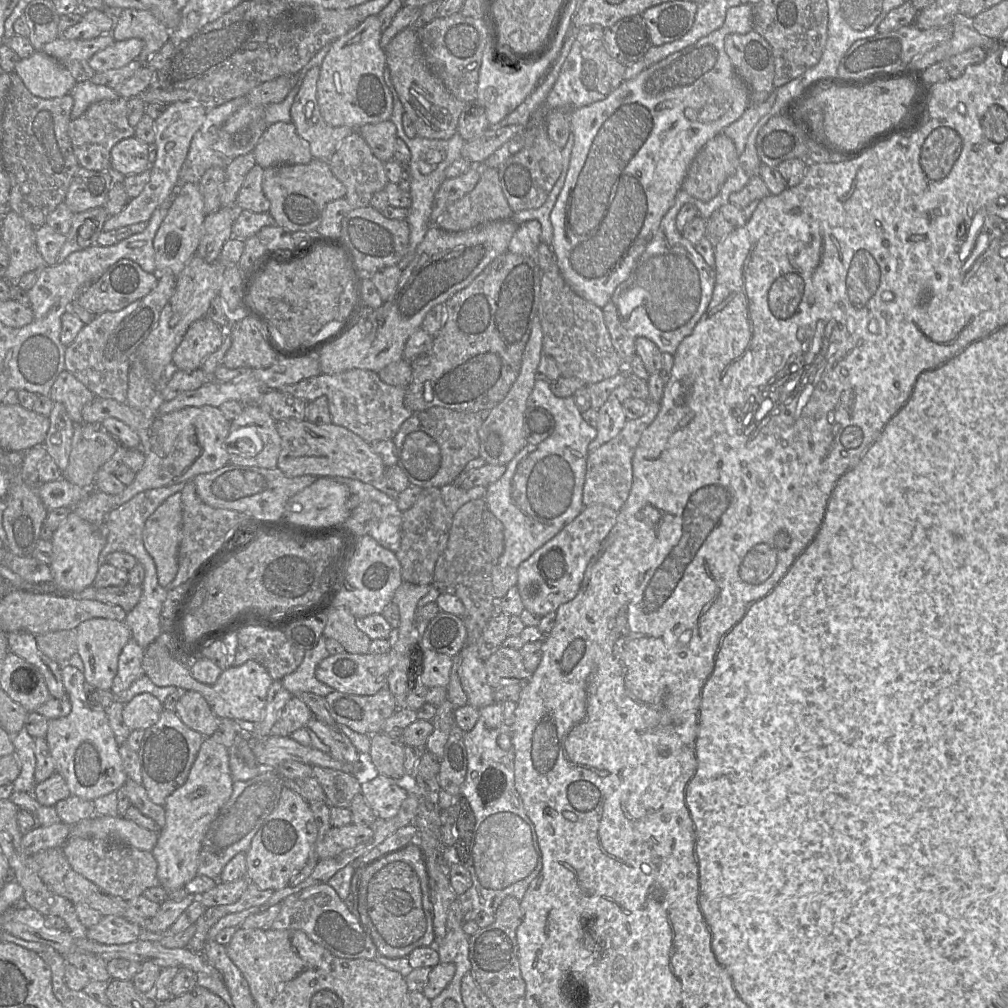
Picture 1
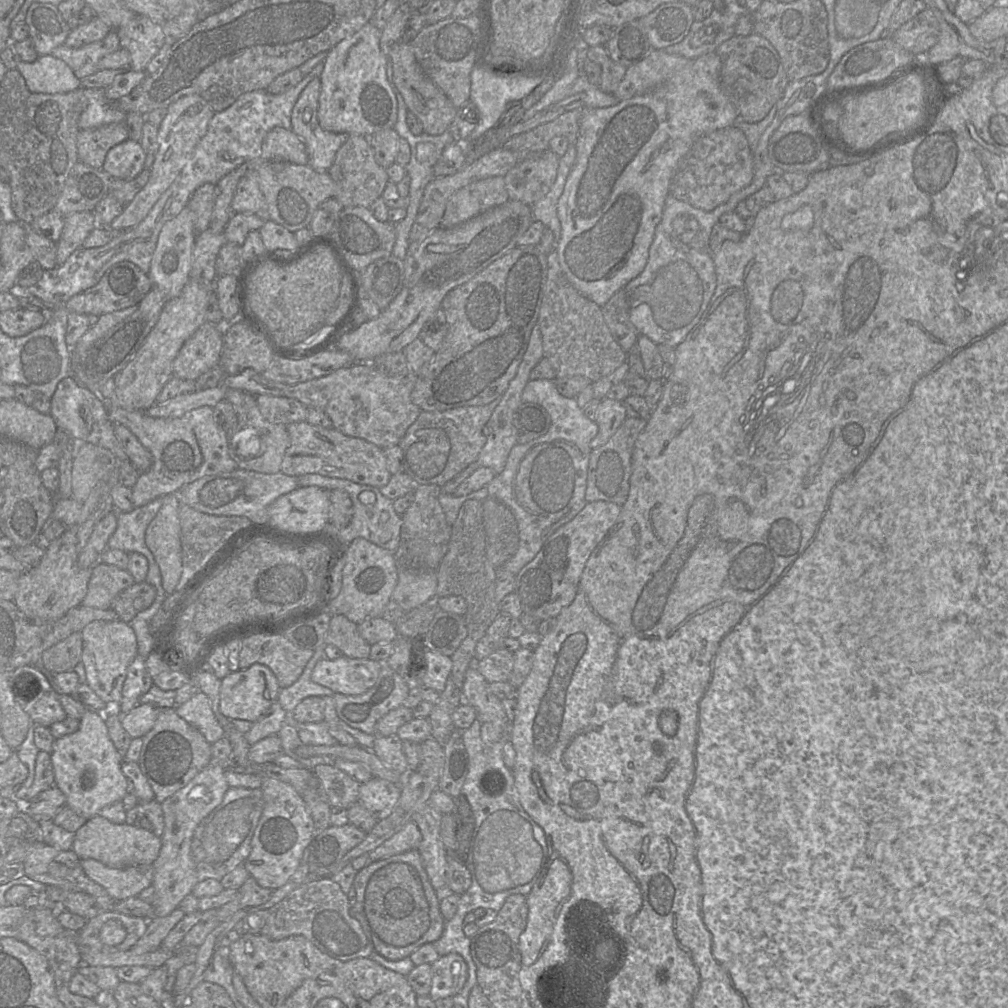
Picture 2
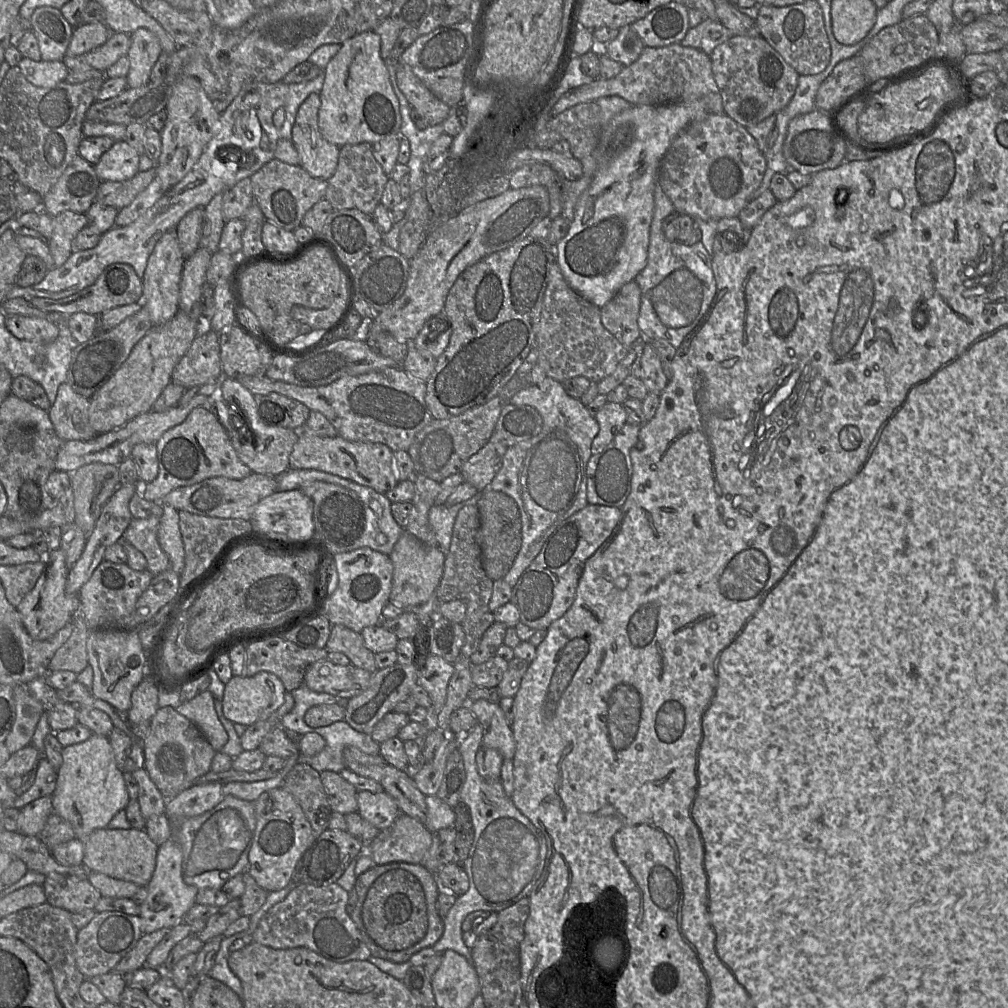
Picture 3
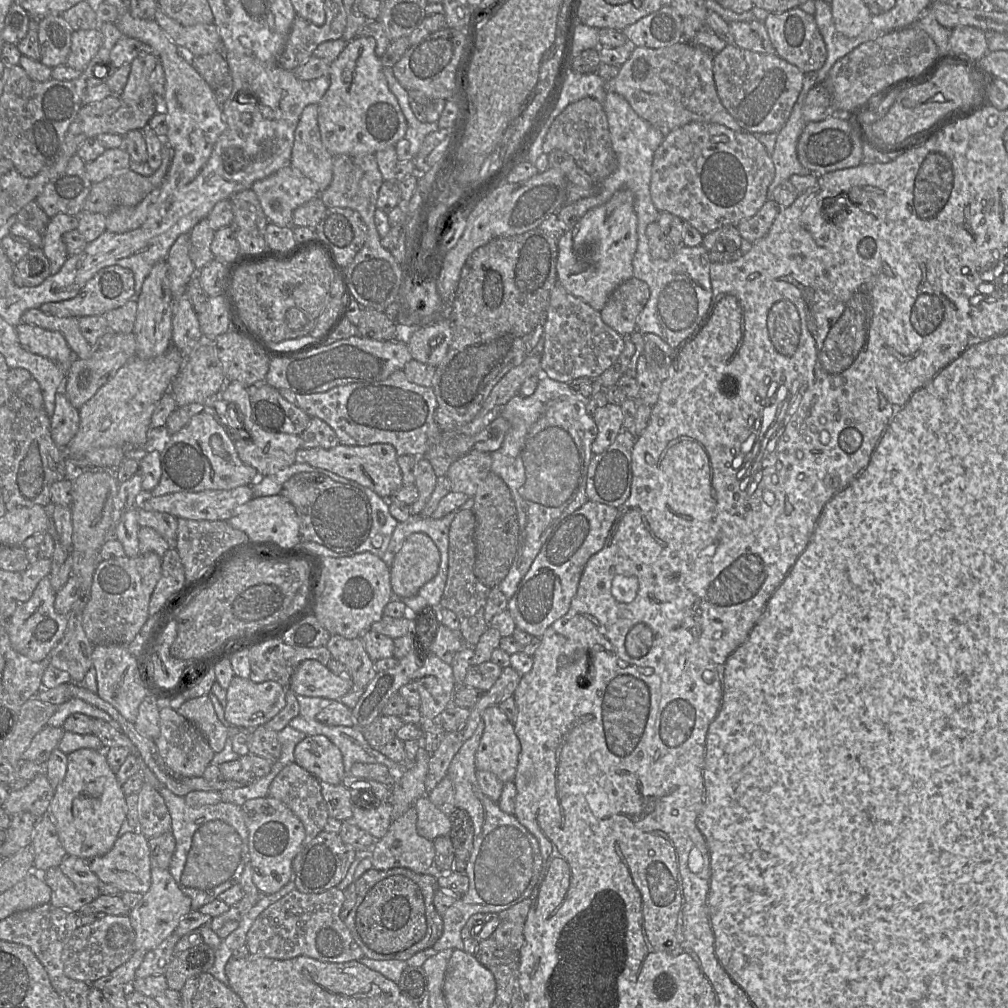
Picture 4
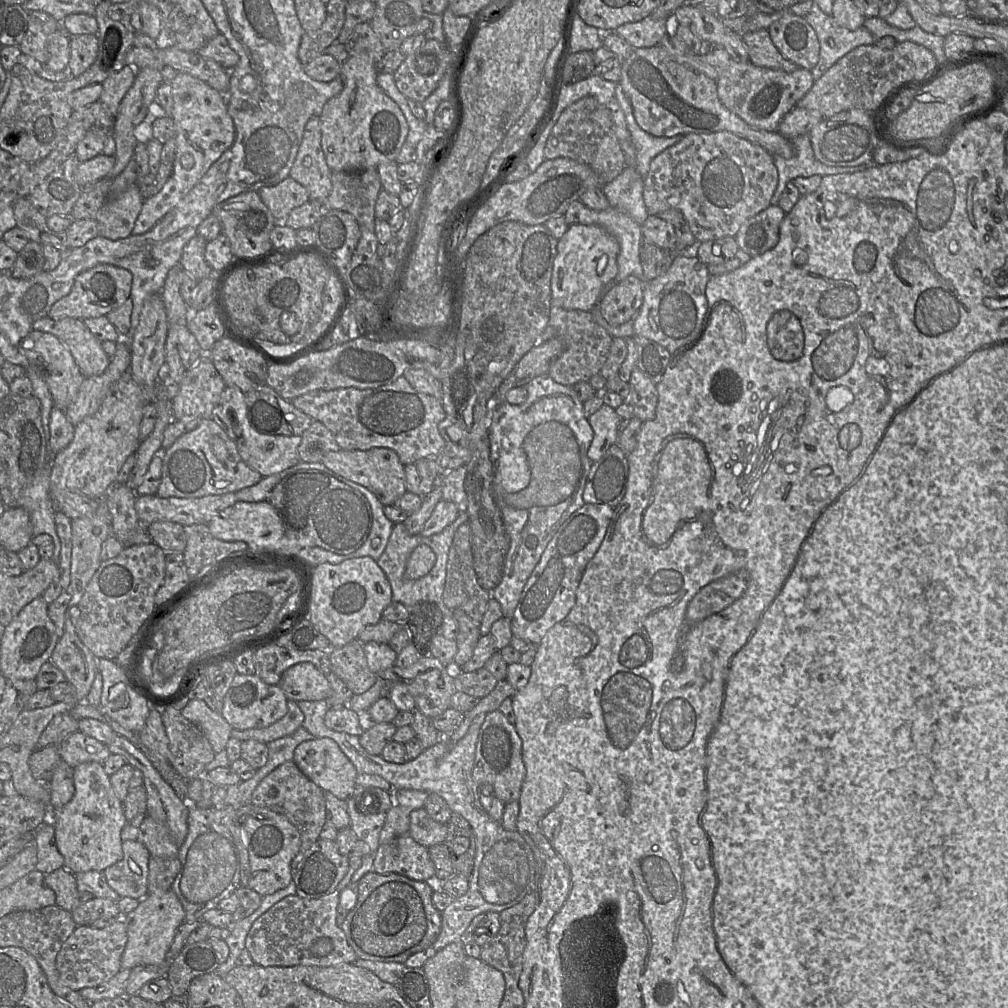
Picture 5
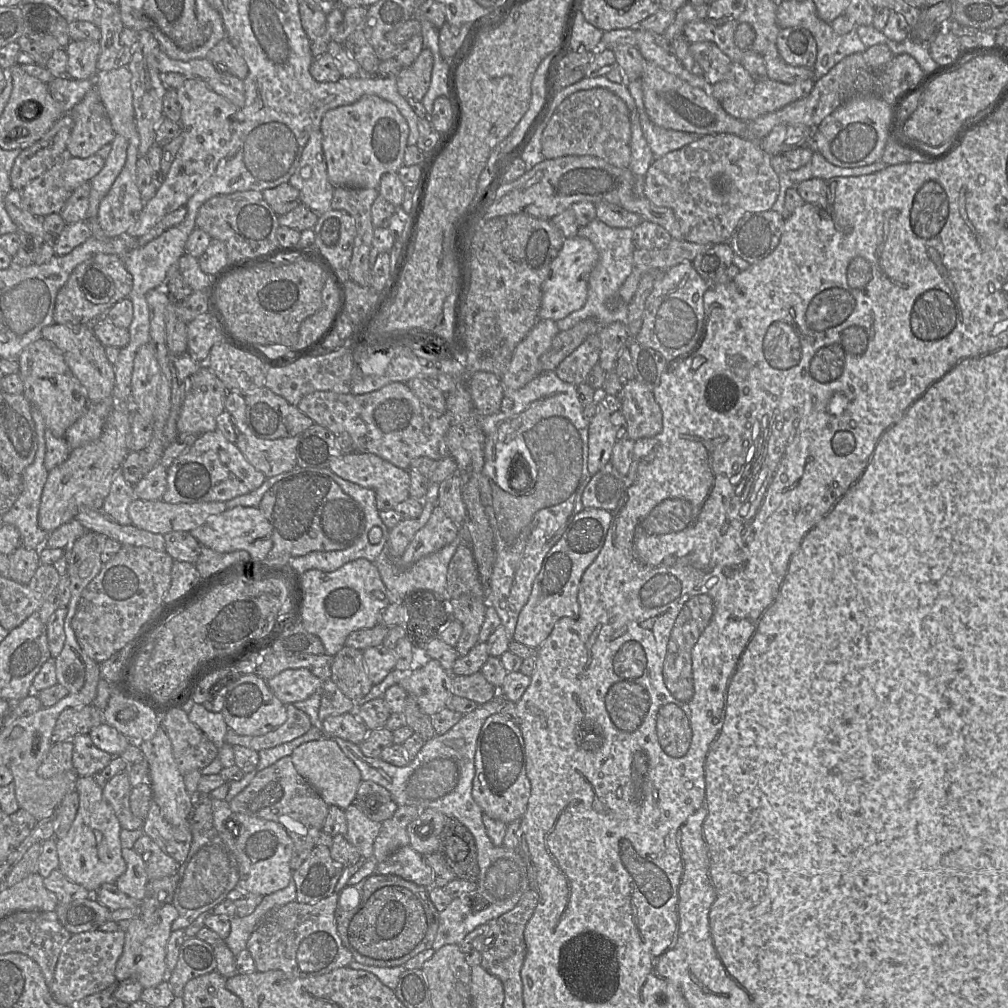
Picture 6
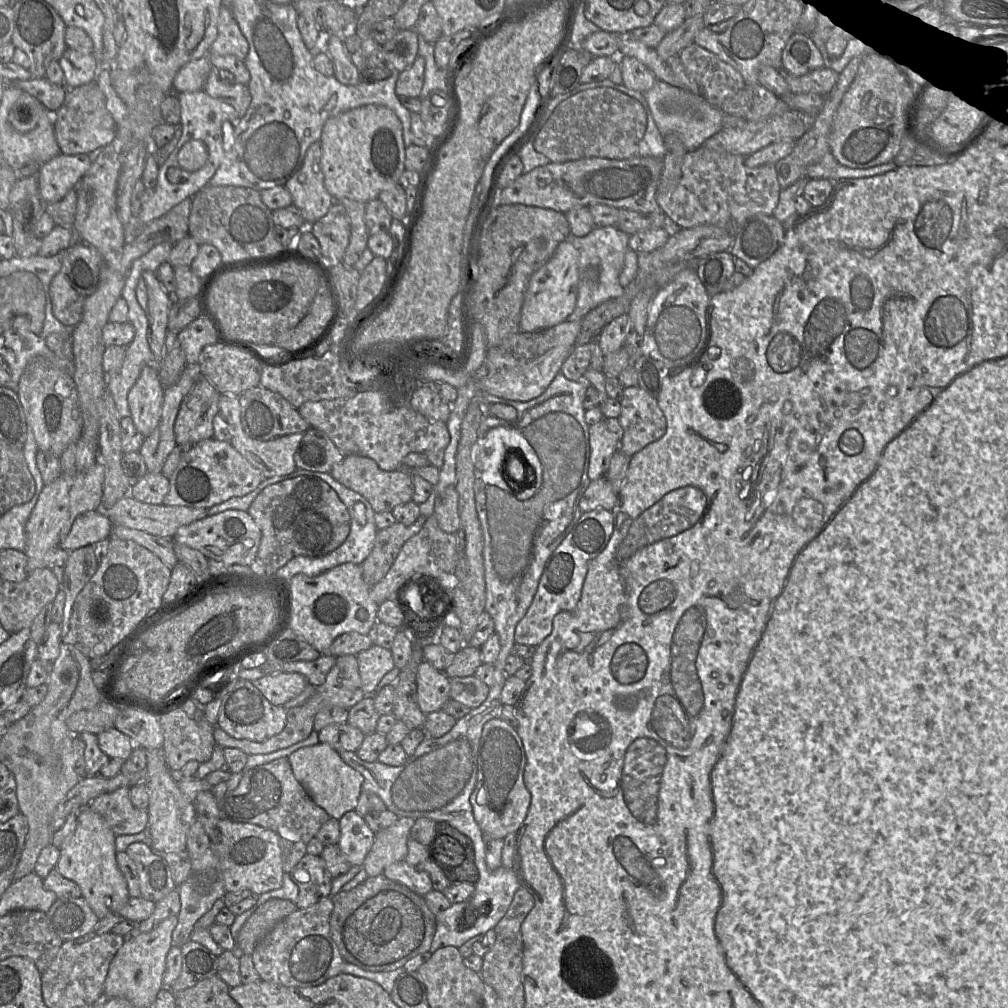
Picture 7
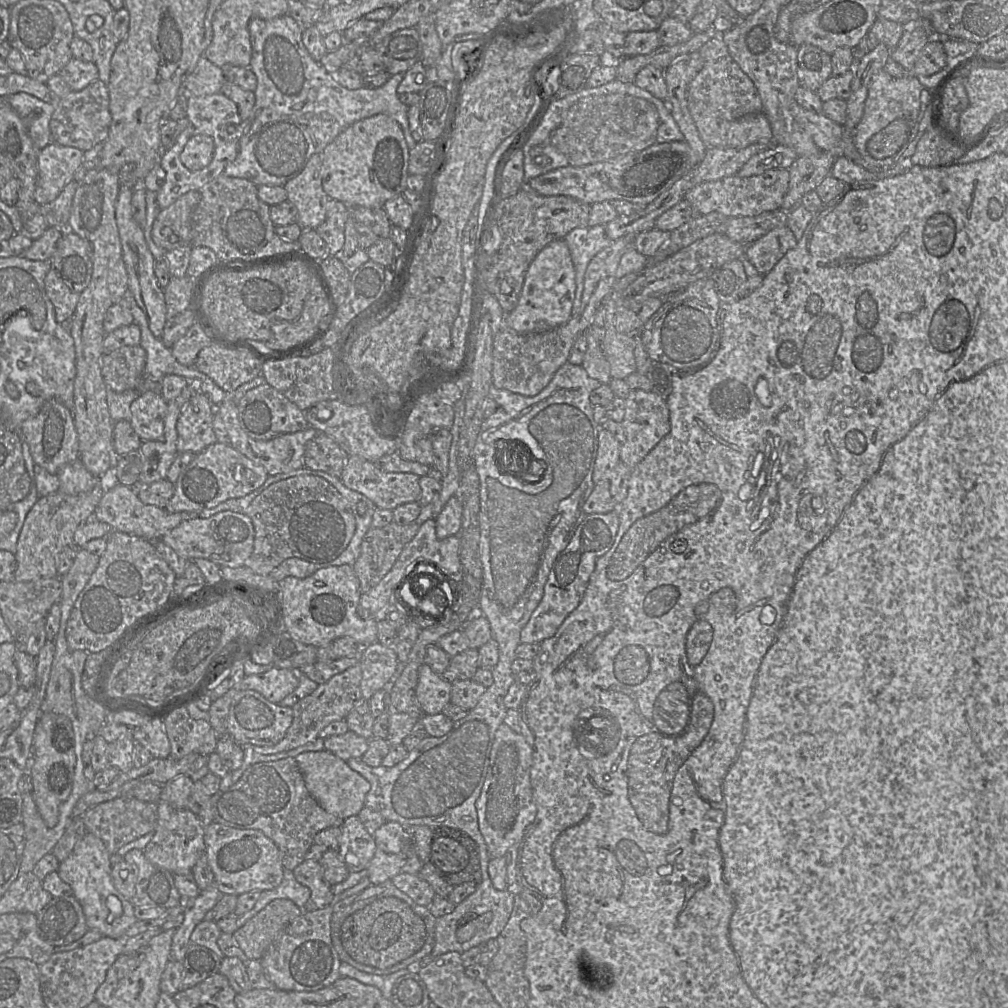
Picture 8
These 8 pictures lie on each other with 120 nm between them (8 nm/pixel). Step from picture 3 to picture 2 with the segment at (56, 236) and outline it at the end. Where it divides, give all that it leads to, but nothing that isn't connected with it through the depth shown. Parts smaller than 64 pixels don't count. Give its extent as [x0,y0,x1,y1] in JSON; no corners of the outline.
[56,211,99,265]

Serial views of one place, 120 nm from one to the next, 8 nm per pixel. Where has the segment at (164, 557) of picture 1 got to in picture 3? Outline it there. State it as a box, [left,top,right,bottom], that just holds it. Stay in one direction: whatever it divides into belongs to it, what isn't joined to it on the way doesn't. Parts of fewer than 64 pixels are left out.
[157,504,184,575]

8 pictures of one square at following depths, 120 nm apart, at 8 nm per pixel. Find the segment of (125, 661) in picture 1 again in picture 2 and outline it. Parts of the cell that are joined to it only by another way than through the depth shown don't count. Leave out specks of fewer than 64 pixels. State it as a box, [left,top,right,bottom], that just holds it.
[106,655,154,714]

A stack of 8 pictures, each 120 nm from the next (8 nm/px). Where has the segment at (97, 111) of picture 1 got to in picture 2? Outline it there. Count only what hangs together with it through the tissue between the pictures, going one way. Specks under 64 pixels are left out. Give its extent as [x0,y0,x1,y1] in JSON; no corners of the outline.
[76,120,128,169]

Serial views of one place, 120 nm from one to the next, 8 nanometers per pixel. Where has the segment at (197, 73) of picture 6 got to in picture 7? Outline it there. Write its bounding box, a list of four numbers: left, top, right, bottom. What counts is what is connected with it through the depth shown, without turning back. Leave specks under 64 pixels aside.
[203,67,251,117]

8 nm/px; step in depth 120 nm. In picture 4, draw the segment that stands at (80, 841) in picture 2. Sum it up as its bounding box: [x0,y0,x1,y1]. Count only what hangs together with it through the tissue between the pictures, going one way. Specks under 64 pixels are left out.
[90,831,152,894]

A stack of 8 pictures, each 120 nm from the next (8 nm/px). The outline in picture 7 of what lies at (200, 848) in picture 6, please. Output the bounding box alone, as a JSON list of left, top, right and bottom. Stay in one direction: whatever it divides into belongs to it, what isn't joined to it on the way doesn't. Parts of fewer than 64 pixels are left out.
[172,861,226,948]

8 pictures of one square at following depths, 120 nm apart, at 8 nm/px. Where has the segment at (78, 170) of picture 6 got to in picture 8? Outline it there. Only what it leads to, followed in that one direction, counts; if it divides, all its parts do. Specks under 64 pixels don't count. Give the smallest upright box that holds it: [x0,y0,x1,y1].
[34,142,83,205]

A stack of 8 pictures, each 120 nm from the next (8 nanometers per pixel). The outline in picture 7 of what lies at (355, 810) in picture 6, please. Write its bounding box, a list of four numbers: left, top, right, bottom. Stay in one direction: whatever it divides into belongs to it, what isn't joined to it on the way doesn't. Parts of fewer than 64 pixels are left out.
[338,811,375,866]

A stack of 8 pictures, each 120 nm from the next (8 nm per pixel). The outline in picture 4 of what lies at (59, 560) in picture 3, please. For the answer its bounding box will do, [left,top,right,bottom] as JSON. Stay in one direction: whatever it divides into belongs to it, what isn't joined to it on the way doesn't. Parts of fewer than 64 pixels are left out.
[7,575,67,662]

